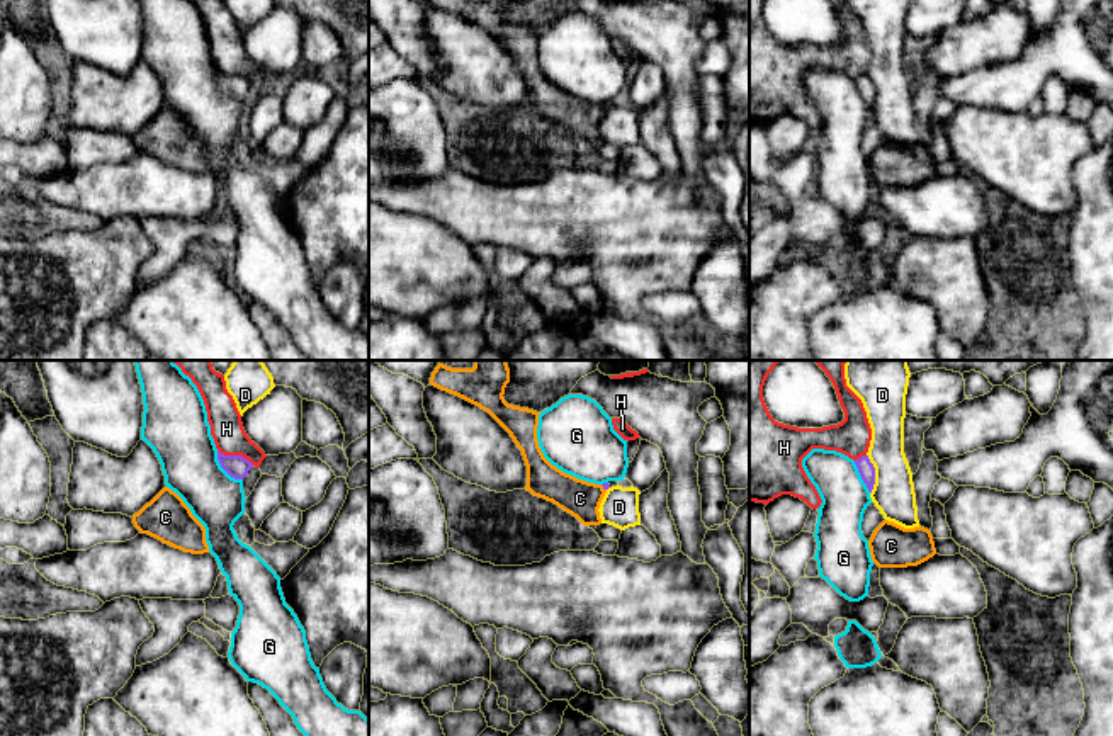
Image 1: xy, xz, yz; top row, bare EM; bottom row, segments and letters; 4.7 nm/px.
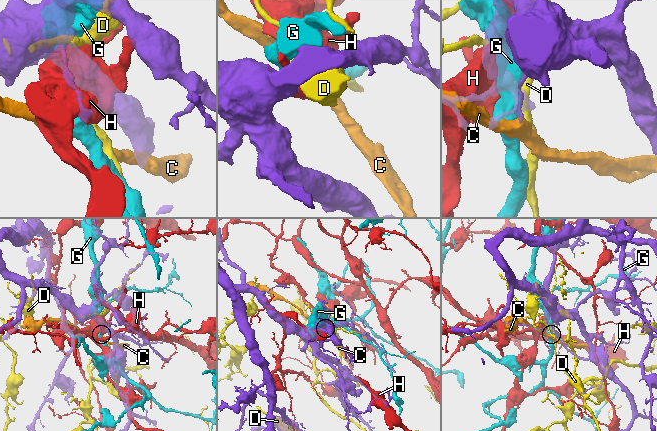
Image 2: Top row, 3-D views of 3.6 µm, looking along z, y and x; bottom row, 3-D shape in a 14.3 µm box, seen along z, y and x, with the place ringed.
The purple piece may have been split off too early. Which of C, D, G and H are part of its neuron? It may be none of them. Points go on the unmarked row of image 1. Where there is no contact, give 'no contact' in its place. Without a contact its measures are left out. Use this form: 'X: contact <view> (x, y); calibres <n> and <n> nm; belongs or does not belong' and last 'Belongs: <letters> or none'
C: contact xz (604, 107); calibres 30 and 170 nm; does not belong
D: contact yz (874, 94); calibres 80 and 200 nm; does not belong
G: contact xy (225, 89); calibres 110 and 280 nm; does not belong
H: contact xy (237, 75); calibres 110 and 160 nm; does not belong
Belongs: none

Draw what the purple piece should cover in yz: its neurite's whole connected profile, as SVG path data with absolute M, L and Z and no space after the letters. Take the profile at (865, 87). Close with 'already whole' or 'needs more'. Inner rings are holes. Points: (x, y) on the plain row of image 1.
M862 75L860 78L855 80L858 92L867 104L868 110L872 112L873 104L875 104L875 87L870 82L868 75Z; already whole

